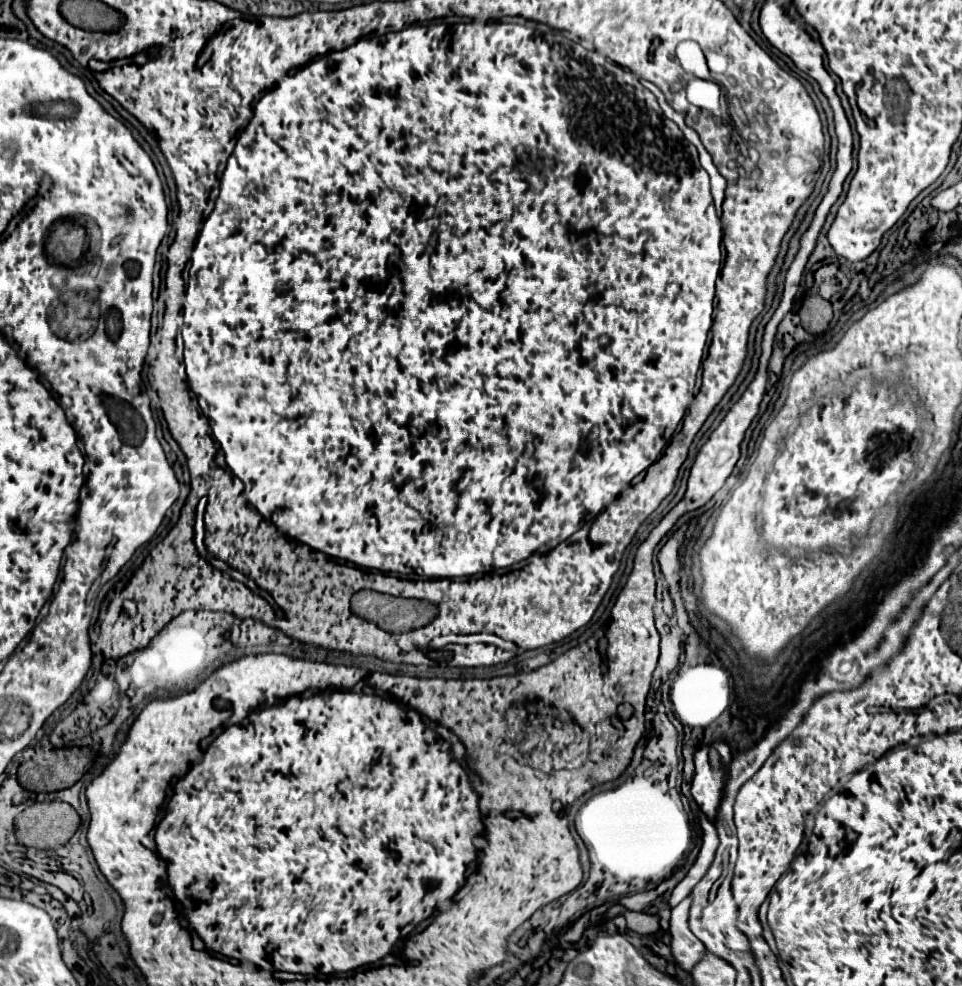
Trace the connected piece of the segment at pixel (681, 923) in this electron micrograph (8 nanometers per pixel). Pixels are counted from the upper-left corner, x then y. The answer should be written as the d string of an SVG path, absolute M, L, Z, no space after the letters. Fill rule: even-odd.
M687 896L671 910L671 936L673 936L671 950L673 950L675 962L685 970L691 970L703 952L701 940L697 940L697 936L689 928L691 904L693 904L693 898Z

